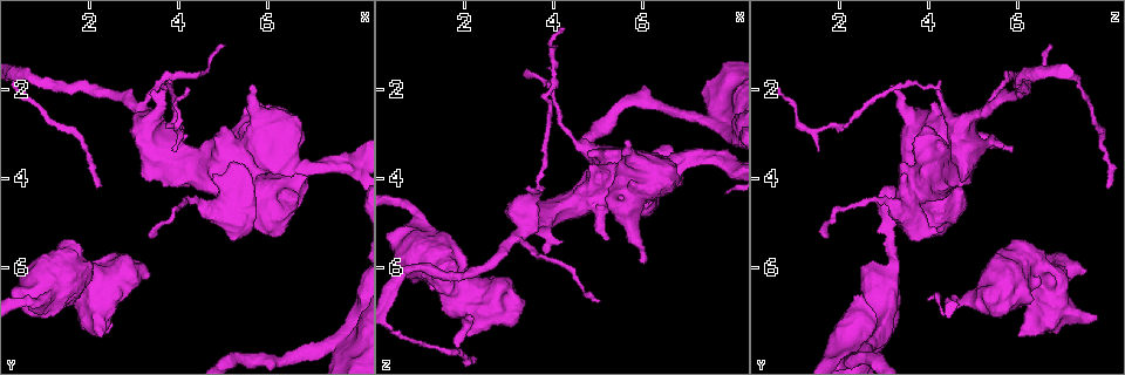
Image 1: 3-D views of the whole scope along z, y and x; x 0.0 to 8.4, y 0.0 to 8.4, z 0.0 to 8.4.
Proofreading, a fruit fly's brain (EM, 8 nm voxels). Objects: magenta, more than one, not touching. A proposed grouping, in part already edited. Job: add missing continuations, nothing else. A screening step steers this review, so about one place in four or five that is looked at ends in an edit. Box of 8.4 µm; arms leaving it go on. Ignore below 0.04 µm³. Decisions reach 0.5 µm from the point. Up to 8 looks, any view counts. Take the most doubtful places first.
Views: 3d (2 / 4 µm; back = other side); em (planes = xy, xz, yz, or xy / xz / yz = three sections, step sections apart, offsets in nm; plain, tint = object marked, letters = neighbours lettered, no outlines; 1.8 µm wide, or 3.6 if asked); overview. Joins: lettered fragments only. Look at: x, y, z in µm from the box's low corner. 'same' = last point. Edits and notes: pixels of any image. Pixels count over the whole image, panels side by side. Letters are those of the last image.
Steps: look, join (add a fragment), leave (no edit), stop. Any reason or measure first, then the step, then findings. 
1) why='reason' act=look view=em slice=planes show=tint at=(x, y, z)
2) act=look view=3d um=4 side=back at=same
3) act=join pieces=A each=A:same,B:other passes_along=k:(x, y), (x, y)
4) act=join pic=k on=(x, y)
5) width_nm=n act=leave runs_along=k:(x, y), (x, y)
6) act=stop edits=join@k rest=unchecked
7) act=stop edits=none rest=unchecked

why='branch stops here' act=look view=em slice=planes show=tint at=(1.85, 7.15, 7.80)

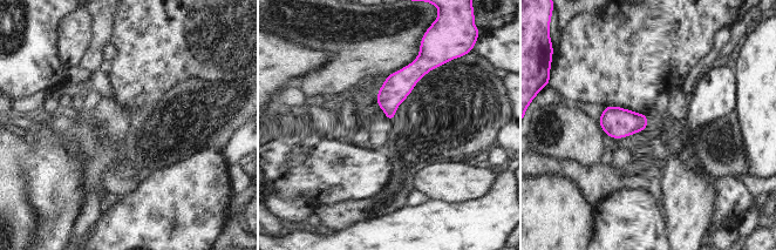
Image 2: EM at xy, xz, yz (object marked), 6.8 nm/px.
why='what lies round it' act=look view=em slice=planes show=letters at=same

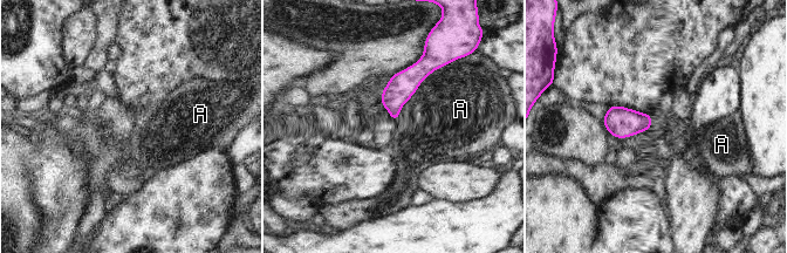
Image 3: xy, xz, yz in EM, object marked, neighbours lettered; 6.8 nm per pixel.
act=leave each=A:other border=3:(446, 63), (421, 83), (397, 122) found='none of them fits'

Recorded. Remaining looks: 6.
why='branch stops here' act=look view=3d um=2 at=(2.25, 7.50, 6.00)

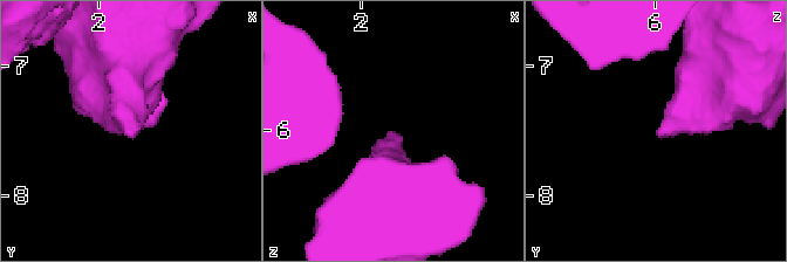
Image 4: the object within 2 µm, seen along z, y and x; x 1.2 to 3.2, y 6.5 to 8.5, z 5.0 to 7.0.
why='need the tissue' act=look view=em slice=planes show=letters at=(2.28, 7.56, 6.02)

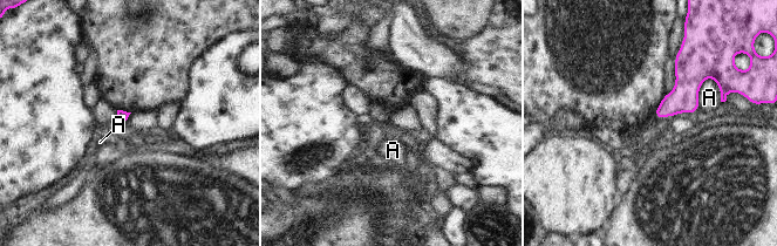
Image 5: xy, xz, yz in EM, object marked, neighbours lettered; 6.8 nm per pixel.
act=leave each=A:other found='no lettered fragment goes on from it'

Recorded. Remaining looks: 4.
why='thick end' act=look view=em slice=xy step=16 show=tint at=(5.95, 3.25, 5.90)

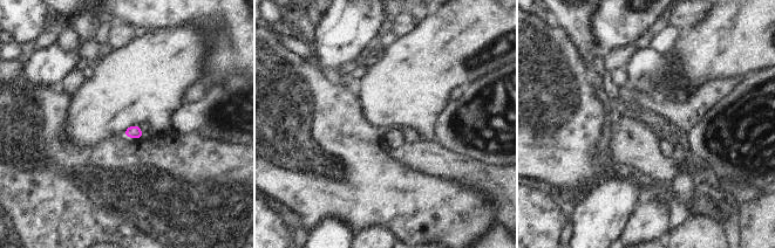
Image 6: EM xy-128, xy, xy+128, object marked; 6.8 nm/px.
why='another direction' act=look view=em slice=planes show=letters at=same

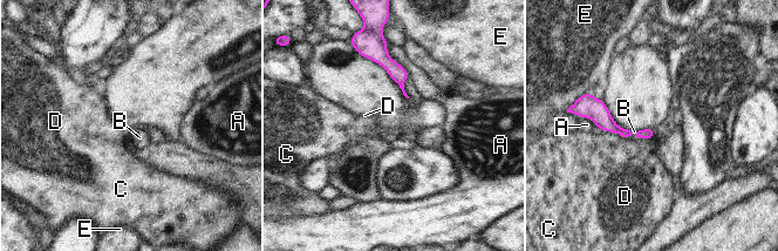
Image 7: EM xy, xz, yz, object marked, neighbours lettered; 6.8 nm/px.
act=join pieces=B each=A:other,B:same,C:other,D:other,E:other found='the neuron continues'

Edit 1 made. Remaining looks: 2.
act=stop edits=join@7 rest=unchecked

